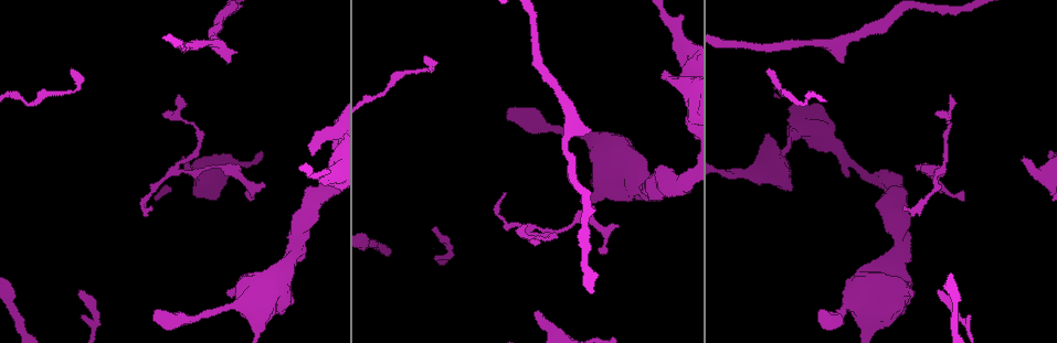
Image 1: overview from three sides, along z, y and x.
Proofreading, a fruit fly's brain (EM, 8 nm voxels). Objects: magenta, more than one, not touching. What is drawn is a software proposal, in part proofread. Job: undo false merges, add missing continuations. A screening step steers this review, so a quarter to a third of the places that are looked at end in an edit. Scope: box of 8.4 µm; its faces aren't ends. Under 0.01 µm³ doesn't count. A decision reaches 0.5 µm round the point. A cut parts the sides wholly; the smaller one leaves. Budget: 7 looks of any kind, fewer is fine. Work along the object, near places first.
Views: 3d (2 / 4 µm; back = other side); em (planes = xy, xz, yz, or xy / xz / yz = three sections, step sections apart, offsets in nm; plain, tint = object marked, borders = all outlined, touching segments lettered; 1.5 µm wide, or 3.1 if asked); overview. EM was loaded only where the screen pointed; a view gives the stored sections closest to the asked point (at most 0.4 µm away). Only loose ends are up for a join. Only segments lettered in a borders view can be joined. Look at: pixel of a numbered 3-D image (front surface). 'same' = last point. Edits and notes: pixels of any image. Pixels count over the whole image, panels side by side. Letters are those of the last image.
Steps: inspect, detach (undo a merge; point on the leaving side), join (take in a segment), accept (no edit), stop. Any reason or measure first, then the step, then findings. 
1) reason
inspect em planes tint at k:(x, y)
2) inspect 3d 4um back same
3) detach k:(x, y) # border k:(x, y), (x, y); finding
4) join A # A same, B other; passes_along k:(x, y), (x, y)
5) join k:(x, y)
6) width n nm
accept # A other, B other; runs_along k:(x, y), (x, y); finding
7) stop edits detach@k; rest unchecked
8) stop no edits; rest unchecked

free end
inspect 3d 2um at 1:(1023, 156)

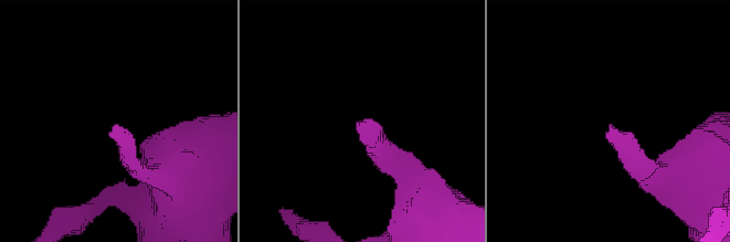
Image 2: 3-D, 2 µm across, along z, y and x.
now the EM
inspect em planes tint at 2:(363, 119)

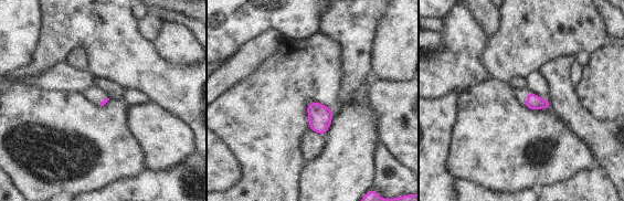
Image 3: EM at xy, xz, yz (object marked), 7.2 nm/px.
inspect em planes borders same

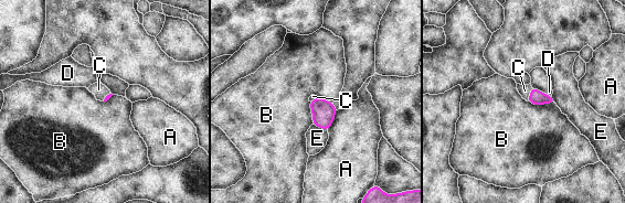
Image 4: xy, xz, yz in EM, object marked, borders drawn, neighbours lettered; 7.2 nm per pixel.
join 4:(525, 91) # A other, B other, C same, D other, E other; passes_along 4:(536, 97), (530, 94), (525, 91); the neuron continues

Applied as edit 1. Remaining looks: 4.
inspect overview

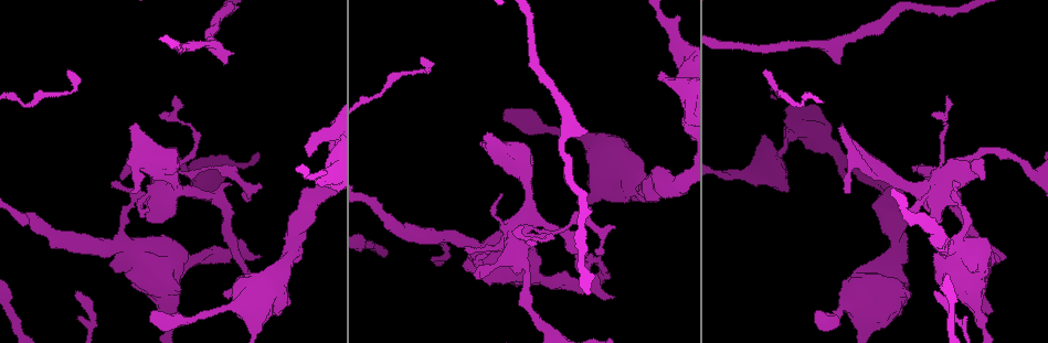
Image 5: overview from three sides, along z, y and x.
tapers out
inspect em planes borders at 5:(261, 257)

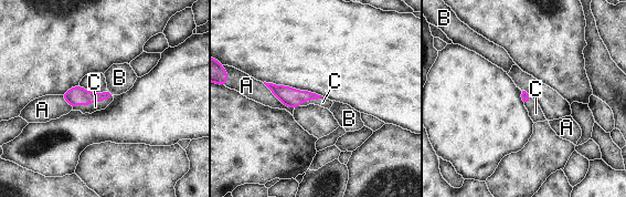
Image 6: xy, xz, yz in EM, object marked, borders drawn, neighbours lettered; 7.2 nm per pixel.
join 6:(95, 106) # A other, B other, C same; passes_along 6:(77, 95), (93, 102), (95, 106); the neuron continues

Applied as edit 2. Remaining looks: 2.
see it whole again
inspect overview

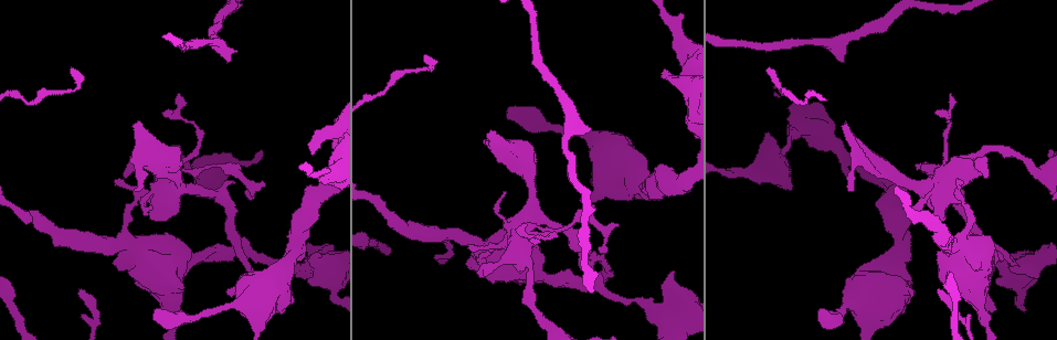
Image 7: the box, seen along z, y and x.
inspect em planes borders at 7:(579, 133)

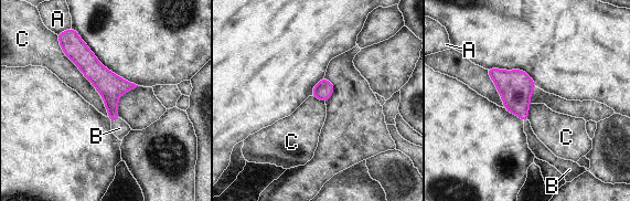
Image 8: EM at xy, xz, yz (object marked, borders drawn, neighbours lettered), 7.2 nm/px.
join 8:(119, 128) # A other, B same, C other; passes_along 8:(110, 86), (116, 119), (119, 128); the neuron continues

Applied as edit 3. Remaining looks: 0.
stop edits join@4, join@6, join@8; rest unchecked

